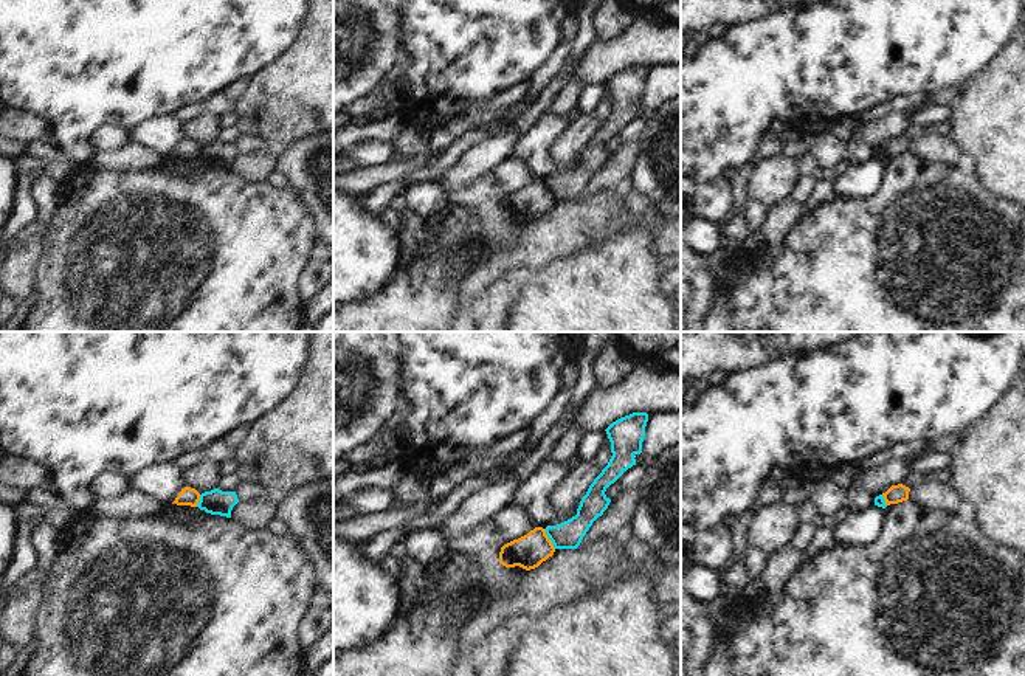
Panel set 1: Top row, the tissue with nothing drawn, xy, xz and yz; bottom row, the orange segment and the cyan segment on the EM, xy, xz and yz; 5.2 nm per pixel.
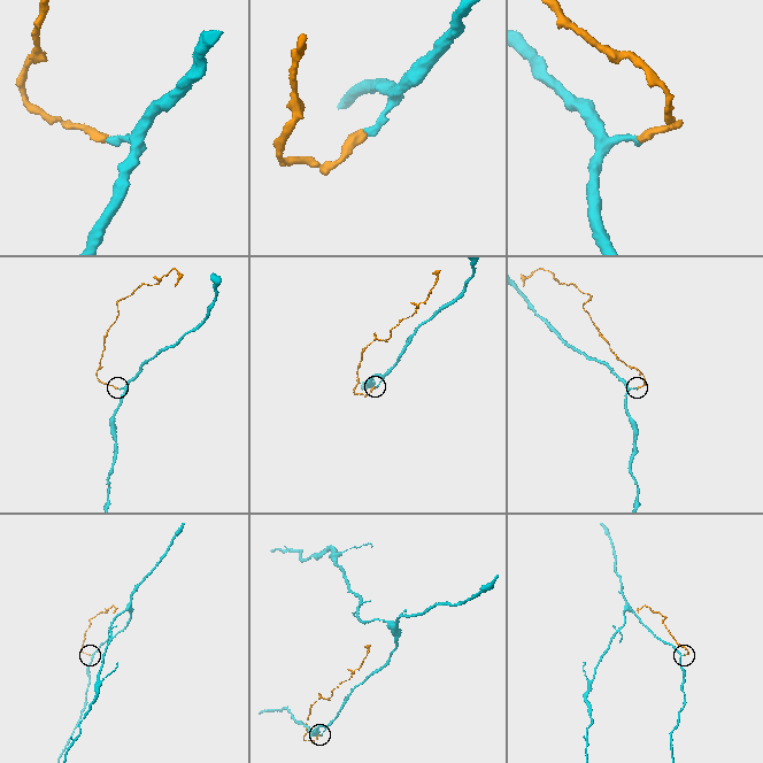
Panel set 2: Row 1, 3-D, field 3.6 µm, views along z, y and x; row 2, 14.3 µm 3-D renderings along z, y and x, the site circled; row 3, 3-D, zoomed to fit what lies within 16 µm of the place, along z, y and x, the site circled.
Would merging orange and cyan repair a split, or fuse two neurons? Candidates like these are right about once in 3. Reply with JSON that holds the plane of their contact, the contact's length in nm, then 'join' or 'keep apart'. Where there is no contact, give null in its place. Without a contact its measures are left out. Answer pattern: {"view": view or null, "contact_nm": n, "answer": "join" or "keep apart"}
{"view": "xz", "contact_nm": 120, "answer": "keep apart"}

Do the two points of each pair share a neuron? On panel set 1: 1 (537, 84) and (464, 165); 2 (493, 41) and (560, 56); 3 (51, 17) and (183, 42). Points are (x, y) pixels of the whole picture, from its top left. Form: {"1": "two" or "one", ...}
{"1": "two", "2": "two", "3": "one"}

